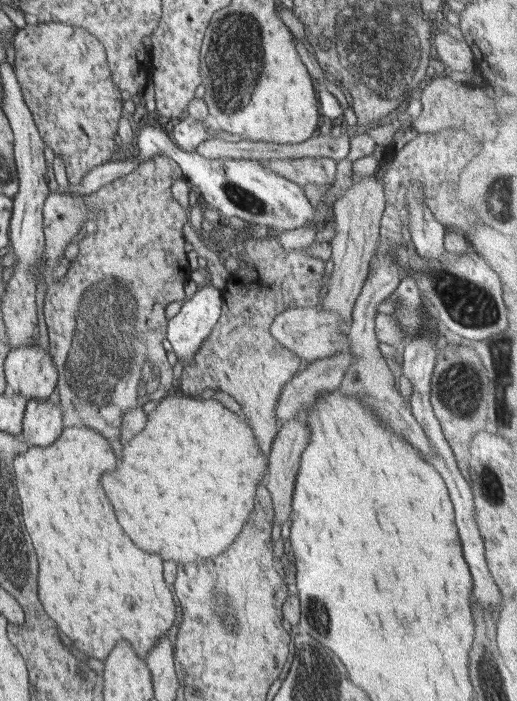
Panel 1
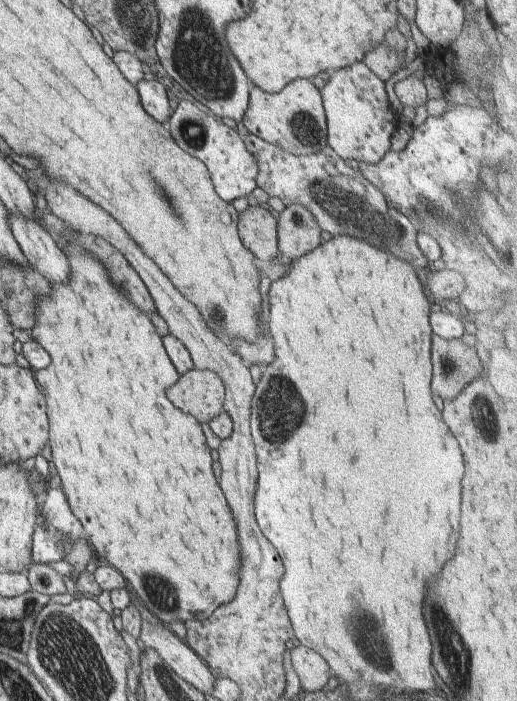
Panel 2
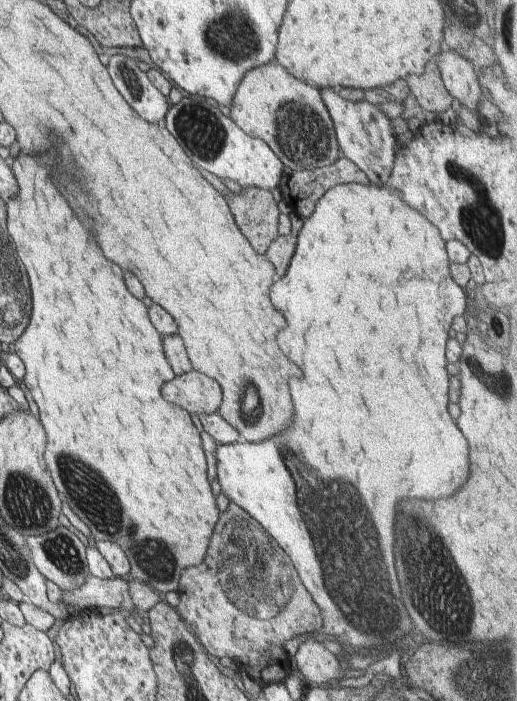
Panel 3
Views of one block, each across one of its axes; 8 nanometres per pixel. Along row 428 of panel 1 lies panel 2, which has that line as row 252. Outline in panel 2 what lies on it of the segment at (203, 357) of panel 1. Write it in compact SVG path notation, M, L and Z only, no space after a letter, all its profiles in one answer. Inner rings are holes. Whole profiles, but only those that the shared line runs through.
M267 205L250 206L239 213L237 227L242 245L254 257L270 262L278 257L277 218Z

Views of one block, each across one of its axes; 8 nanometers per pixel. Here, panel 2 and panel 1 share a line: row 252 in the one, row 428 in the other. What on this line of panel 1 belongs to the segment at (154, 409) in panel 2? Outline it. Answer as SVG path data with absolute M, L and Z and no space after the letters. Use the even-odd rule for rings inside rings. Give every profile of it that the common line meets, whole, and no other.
M66 427L54 444L30 446L16 453L12 468L19 502L22 502L22 520L38 554L38 596L44 610L82 652L98 660L108 658L114 642L120 640L128 640L135 653L145 659L149 650L168 634L176 618L176 604L164 582L160 556L146 554L128 538L116 522L114 508L102 490L100 476L114 470L116 462L116 453L102 433L88 427Z

